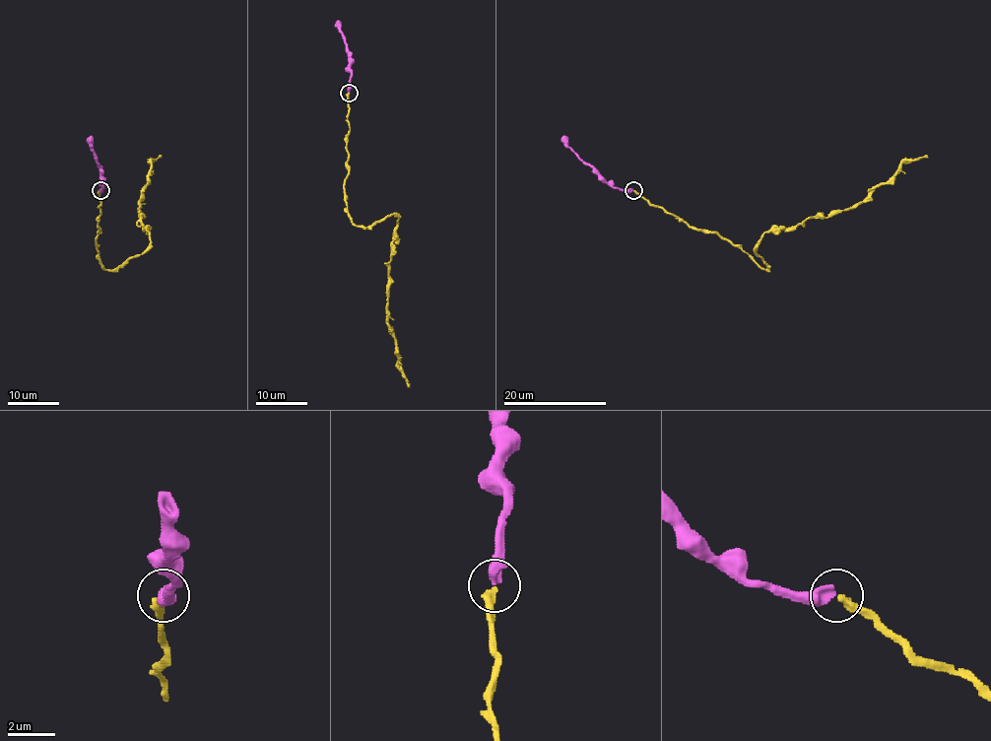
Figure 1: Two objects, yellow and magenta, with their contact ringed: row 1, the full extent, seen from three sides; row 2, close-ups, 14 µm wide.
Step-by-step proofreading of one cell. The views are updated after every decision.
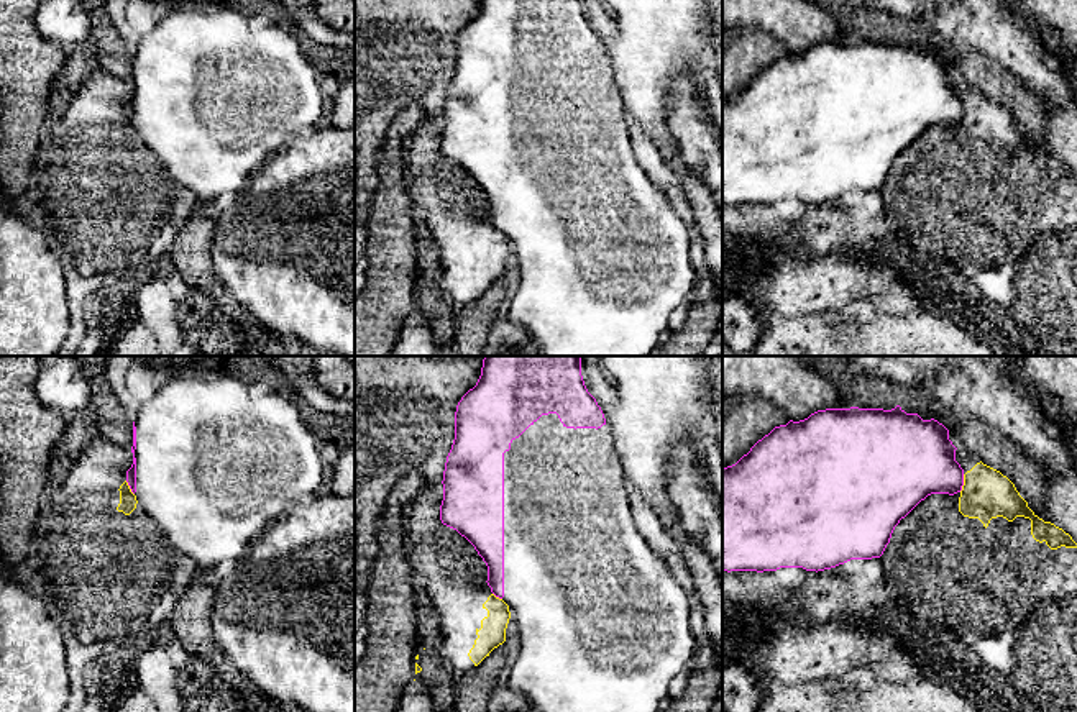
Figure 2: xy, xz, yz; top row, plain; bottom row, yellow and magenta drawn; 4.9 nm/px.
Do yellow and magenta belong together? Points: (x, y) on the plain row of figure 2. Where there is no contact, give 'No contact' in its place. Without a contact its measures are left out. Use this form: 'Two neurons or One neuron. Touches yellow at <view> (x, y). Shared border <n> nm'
Two neurons. Touches yellow at yz (964, 115). Shared border 90 nm

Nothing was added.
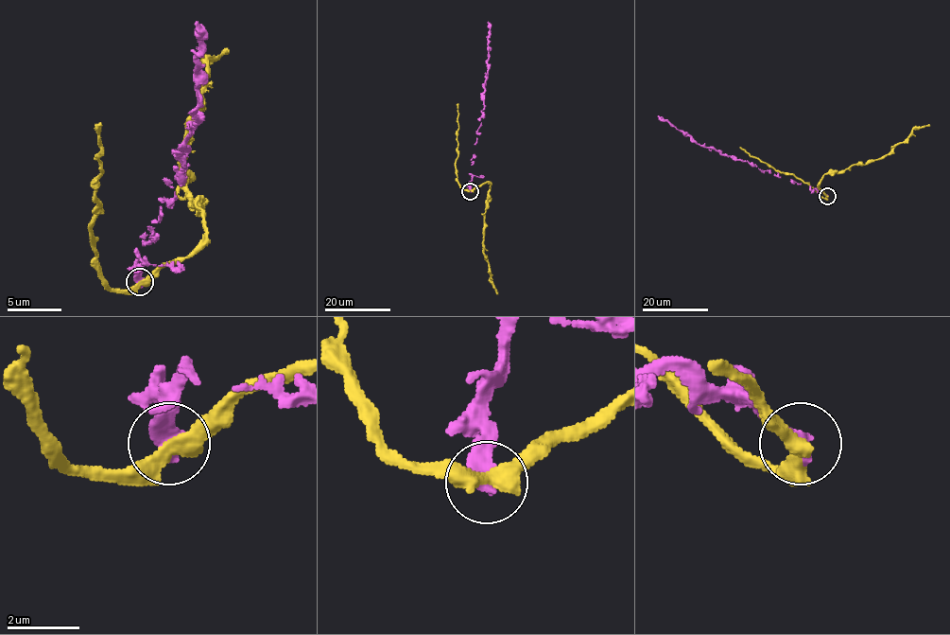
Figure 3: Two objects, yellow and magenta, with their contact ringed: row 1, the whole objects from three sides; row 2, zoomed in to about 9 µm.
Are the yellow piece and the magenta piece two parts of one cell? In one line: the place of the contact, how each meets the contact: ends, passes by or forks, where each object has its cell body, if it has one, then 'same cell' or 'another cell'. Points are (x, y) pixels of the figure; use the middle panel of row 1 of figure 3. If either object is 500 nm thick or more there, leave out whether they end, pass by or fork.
(470, 191) | yellow passes by | magenta ends | yellow none | magenta none | another cell

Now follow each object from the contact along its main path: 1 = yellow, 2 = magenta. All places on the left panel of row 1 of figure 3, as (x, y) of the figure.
1: (140, 282), (191, 253), (205, 237), (202, 212), (183, 183), (186, 123), (202, 98), (208, 61), (227, 47)
2: (140, 282), (137, 247), (170, 207), (162, 199), (175, 196), (197, 126), (197, 21)

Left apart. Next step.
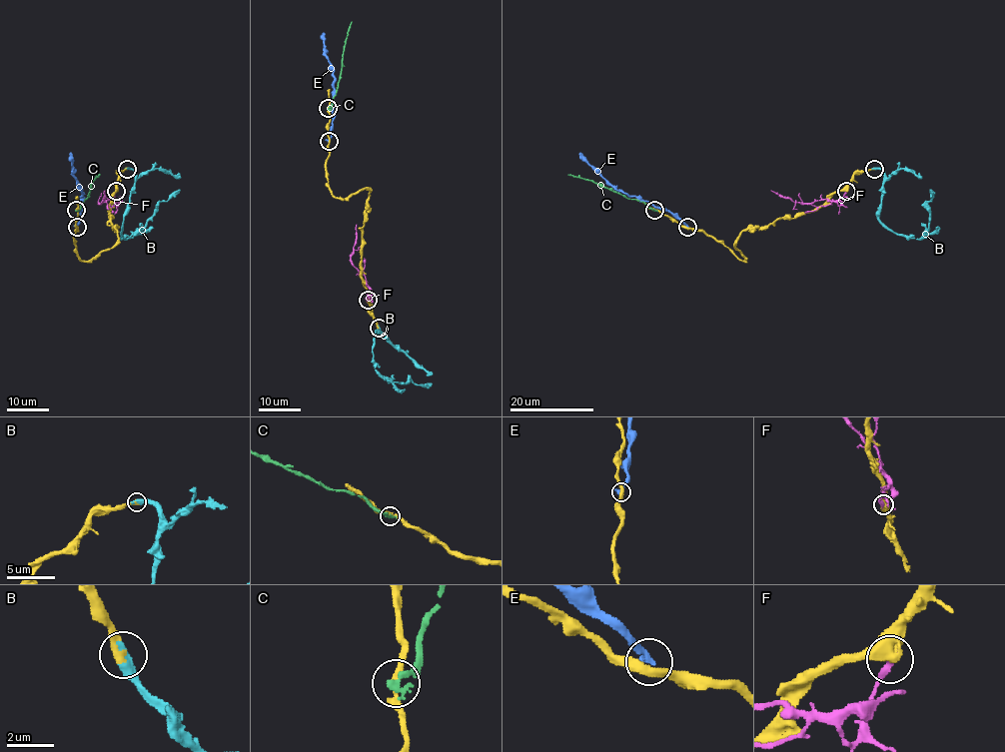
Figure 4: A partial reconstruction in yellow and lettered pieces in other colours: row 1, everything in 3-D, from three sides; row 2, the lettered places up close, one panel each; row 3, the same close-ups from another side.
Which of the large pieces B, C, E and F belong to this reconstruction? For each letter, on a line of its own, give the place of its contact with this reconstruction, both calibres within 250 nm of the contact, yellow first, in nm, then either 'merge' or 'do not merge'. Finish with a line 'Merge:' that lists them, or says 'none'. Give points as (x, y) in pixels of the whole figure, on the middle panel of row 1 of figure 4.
B: contact (379, 328); calibres 340 and 500 nm; merge
C: contact (328, 108); calibres 280 and 280 nm; do not merge
E: contact (329, 141); calibres 320 and 380 nm; do not merge
F: contact (368, 300); calibres 480 and 300 nm; do not merge
Merge: B

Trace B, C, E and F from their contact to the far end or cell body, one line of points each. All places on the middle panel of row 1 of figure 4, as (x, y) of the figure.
B: (378, 328), (387, 337), (375, 333), (373, 367), (393, 381), (432, 382)
C: (328, 108), (336, 93), (344, 47), (352, 21)
E: (329, 141), (333, 69), (325, 54), (323, 33)
F: (368, 300), (371, 289), (351, 261), (356, 243), (356, 224)

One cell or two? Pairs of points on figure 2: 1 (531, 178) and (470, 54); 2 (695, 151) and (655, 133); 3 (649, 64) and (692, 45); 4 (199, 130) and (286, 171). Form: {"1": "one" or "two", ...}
{"1": "one", "2": "two", "3": "one", "4": "two"}

